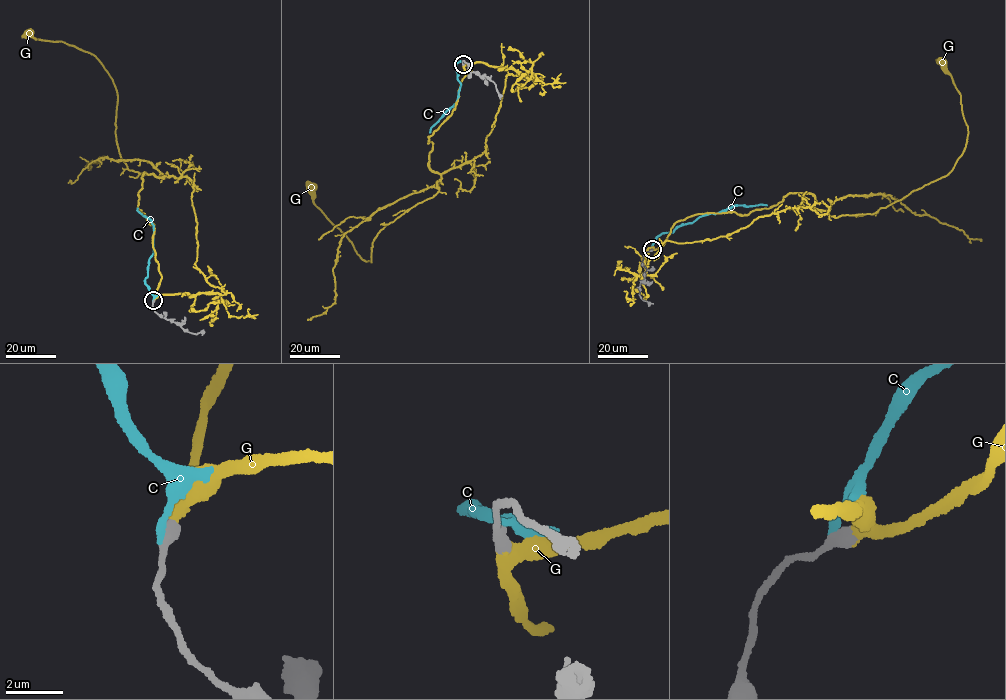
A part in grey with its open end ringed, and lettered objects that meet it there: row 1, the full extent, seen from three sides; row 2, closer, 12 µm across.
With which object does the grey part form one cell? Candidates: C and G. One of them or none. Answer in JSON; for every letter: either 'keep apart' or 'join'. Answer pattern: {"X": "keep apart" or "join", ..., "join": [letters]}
{"C": "keep apart", "G": "join", "join": ["G"]}

